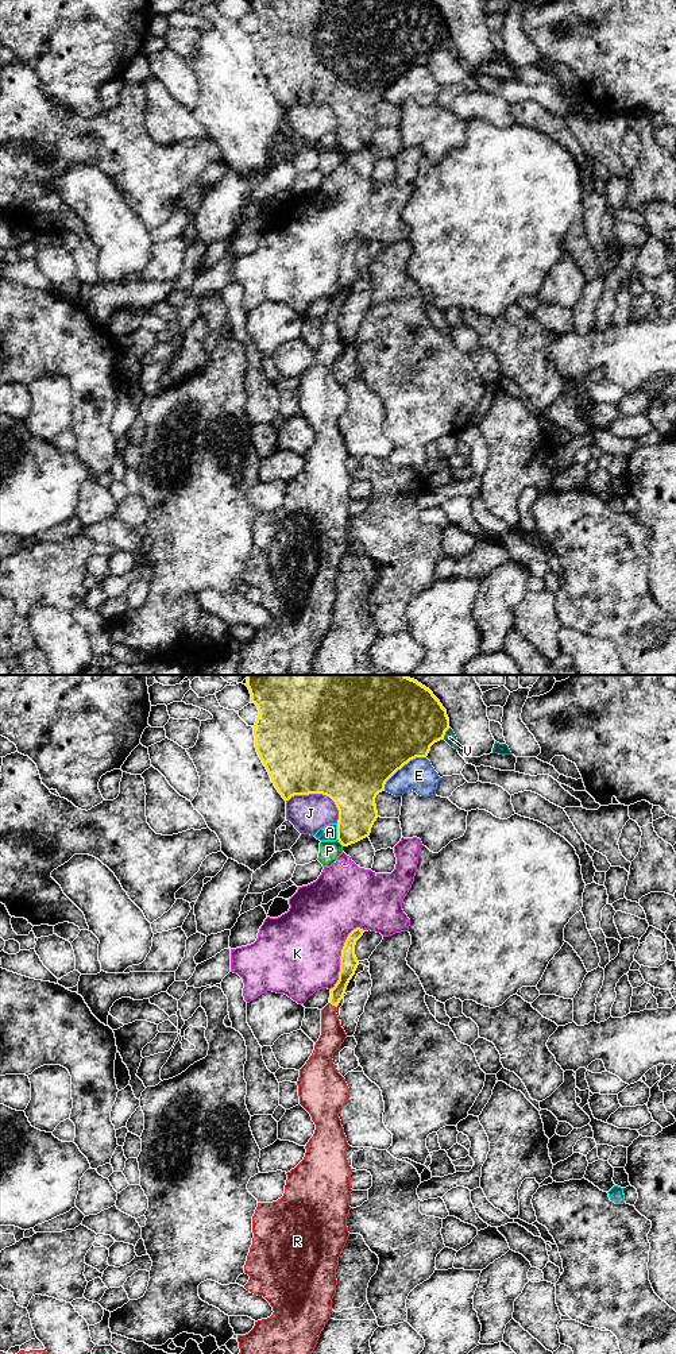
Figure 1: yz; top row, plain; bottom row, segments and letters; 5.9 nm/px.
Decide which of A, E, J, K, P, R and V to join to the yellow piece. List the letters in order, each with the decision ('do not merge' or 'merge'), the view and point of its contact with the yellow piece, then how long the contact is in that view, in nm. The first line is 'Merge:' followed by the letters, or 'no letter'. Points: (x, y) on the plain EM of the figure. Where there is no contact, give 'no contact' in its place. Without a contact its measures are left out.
Merge: R
A: do not merge; meets yellow in yz at (338, 141); contact 100 nm long
E: do not merge; meets yellow in yz at (402, 74); contact 320 nm long
J: do not merge; meets yellow in yz at (320, 101); contact 340 nm long
K: do not merge; meets yellow in yz at (340, 265); contact 420 nm long
P: do not merge; meets yellow in yz at (340, 151); contact 60 nm long
R: merge; meets yellow in yz at (333, 313); contact 60 nm long
V: do not merge; meets yellow in yz at (444, 42); contact 80 nm long

